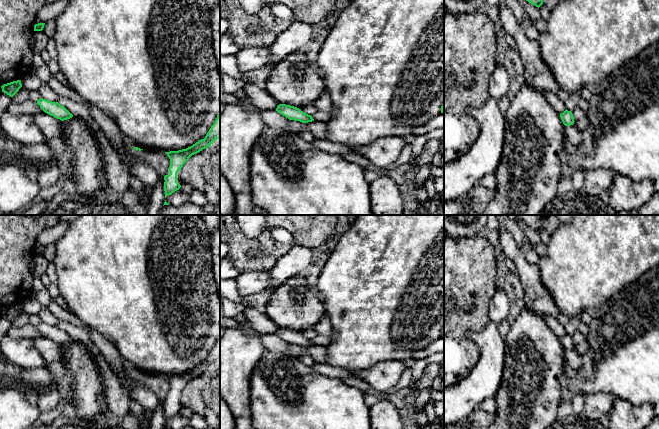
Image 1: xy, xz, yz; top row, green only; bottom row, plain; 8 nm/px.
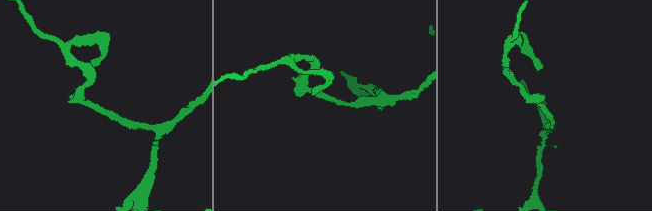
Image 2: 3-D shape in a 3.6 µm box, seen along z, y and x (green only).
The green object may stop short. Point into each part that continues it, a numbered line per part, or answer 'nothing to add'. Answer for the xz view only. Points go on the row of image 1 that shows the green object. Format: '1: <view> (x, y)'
nothing to add

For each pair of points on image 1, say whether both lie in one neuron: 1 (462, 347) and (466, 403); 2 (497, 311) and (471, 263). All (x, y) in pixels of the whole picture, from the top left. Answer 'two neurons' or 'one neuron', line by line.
1: two neurons
2: two neurons

